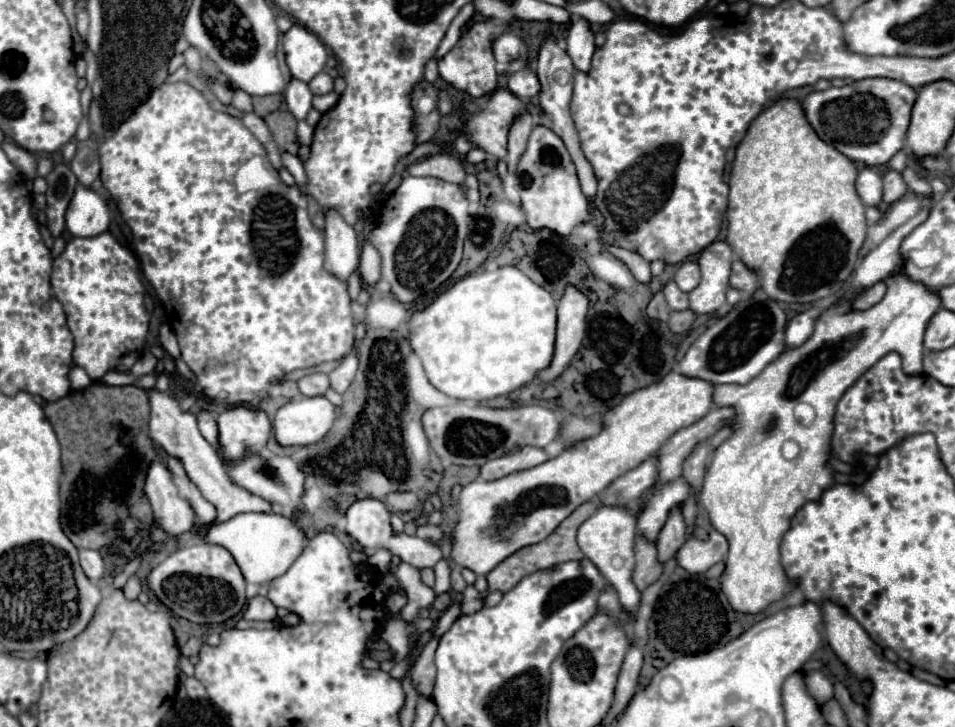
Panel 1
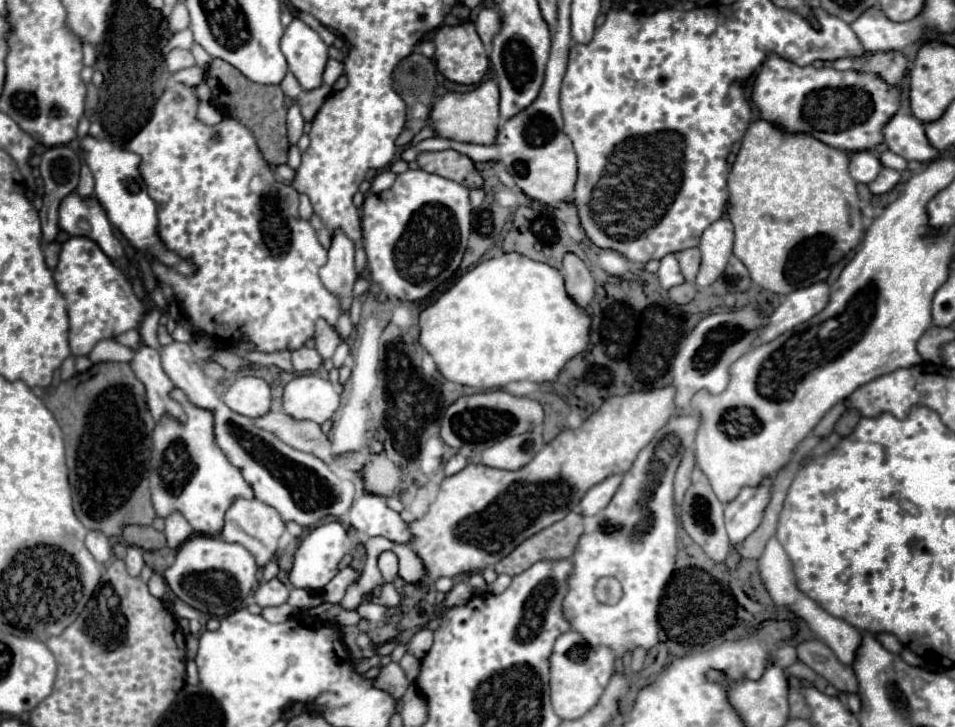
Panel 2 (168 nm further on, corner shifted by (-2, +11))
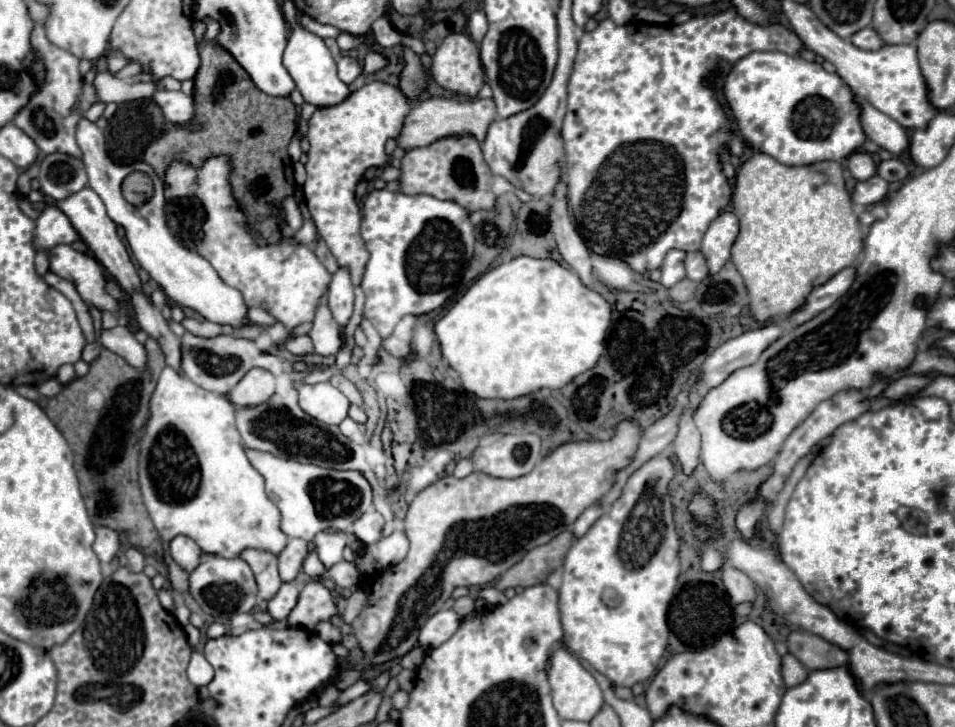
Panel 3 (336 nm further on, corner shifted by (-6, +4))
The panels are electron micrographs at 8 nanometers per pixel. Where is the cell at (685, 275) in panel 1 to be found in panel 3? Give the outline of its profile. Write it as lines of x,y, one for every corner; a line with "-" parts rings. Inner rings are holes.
689,252
685,258
685,268
687,268
687,278
691,278
693,282
701,282
705,276
709,276
703,252

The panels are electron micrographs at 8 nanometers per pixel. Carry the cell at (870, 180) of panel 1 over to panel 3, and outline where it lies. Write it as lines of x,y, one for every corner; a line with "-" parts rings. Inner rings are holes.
853,152
849,156
849,172
855,180
869,180
869,176
877,174
875,158
867,152

